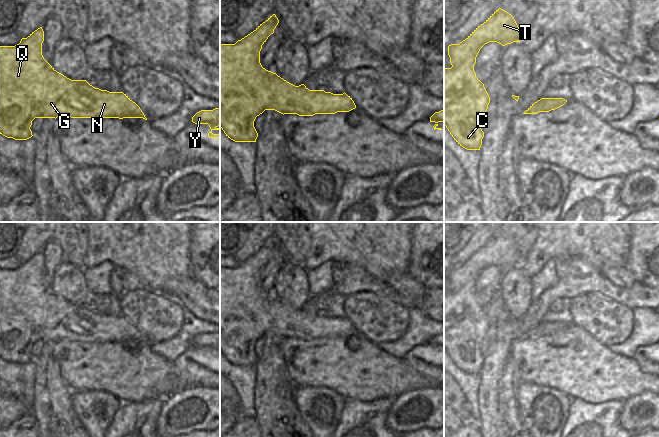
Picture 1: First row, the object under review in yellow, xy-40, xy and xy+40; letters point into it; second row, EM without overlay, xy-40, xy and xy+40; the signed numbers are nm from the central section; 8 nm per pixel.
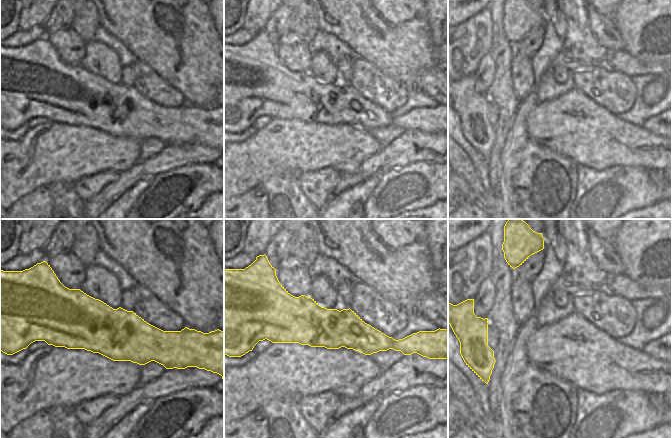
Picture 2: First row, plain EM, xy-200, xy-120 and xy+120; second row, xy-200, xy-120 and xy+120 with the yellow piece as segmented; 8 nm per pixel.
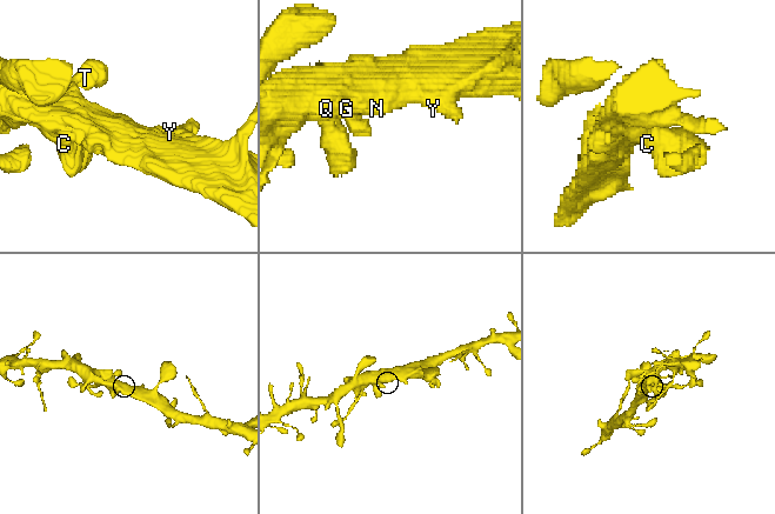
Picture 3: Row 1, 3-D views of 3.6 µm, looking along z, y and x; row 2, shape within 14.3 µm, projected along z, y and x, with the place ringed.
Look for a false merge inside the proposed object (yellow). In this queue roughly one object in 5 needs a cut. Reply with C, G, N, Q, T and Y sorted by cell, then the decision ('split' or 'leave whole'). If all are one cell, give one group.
groups C G N Q T Y; leave whole

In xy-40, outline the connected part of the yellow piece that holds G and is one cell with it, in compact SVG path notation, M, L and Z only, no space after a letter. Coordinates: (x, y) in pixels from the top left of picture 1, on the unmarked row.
M42 251L22 262L15 270L0 270L0 358L15 364L31 362L30 353L35 342L143 342L147 344L140 331L123 316L109 316L90 309L86 304L71 304L57 296L43 281Z

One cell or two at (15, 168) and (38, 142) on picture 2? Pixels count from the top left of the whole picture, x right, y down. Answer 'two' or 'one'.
one

